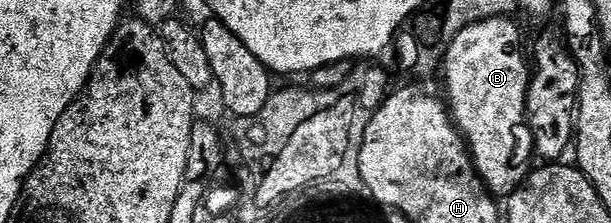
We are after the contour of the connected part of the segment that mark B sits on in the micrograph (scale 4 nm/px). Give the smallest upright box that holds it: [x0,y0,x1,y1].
[443,17,535,197]

